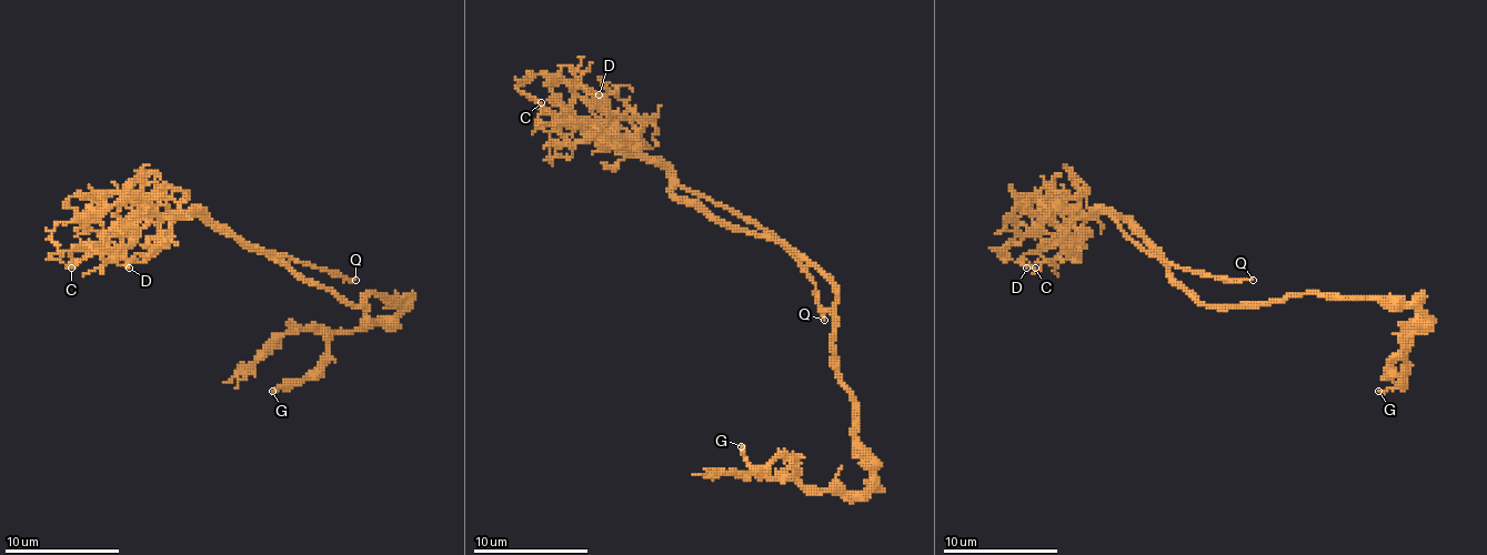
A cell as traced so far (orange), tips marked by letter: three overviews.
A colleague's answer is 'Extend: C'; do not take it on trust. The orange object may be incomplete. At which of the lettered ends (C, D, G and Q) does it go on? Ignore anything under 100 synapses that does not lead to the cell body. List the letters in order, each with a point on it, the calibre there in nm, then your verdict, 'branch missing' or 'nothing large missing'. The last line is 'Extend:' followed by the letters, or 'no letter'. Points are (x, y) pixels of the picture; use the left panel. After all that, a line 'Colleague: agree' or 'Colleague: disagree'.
C: (71, 268) | 80 nm | nothing large missing
D: (129, 268) | 90 nm | nothing large missing
G: (272, 391) | 160 nm | nothing large missing
Q: (355, 280) | 160 nm | branch missing
Extend: Q
Colleague: disagree

